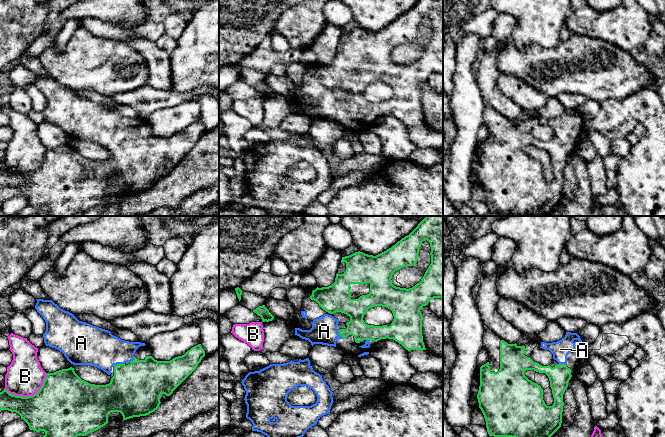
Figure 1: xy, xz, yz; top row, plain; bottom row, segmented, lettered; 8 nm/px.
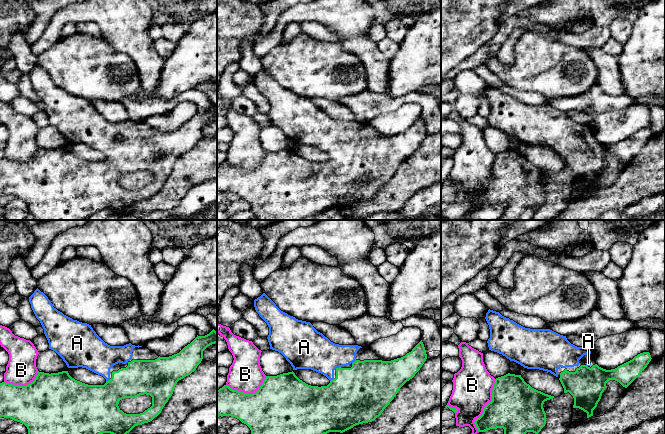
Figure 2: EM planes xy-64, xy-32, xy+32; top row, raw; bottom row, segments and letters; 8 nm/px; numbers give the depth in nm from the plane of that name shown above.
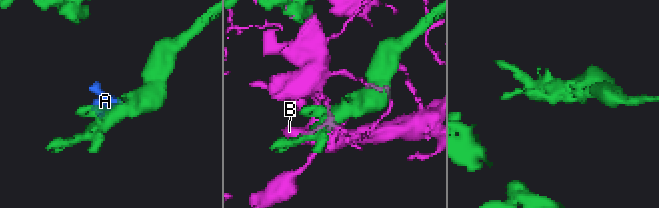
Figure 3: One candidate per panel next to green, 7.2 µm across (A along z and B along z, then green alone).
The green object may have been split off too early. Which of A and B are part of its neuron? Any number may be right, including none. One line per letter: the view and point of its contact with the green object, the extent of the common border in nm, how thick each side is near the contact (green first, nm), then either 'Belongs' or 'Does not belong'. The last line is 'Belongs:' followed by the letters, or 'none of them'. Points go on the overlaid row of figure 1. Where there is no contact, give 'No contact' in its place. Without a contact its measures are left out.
A: Touches green at xy (118, 364). Shared border 100 nm. Thickness 420 nm (green) against 320 nm. Belongs
B: Touches green at xy (29, 396). Shared border 380 nm. Thickness 420 nm (green) against 300 nm. Does not belong
Belongs: A

